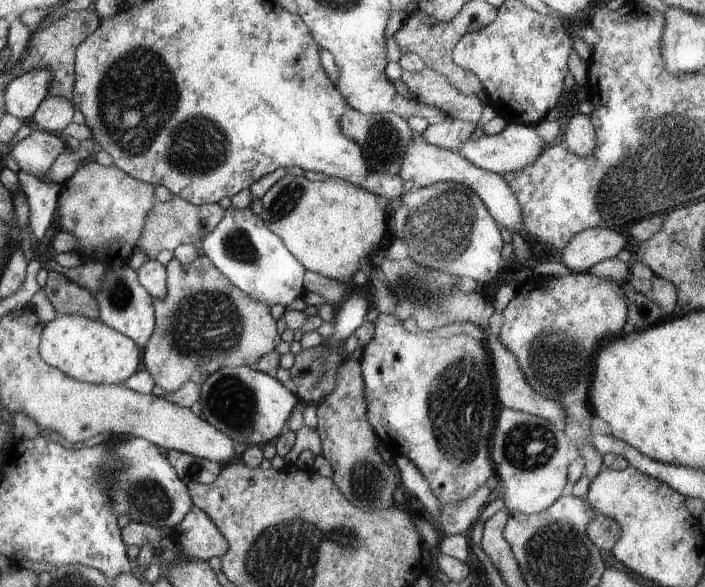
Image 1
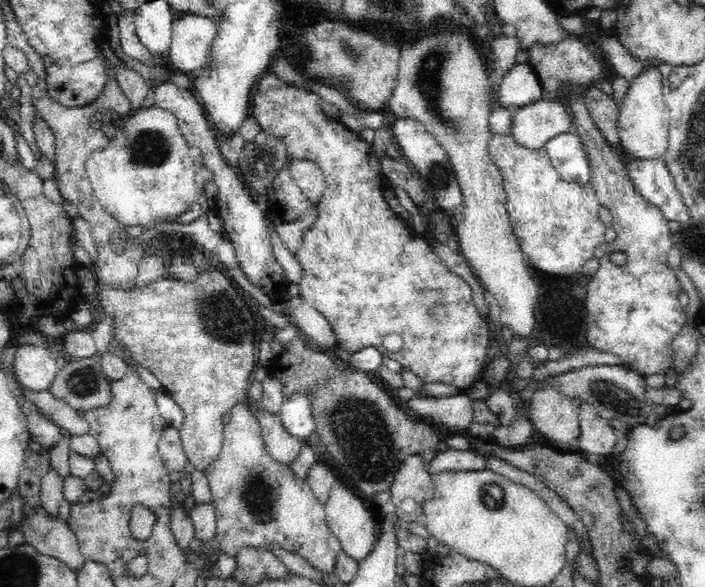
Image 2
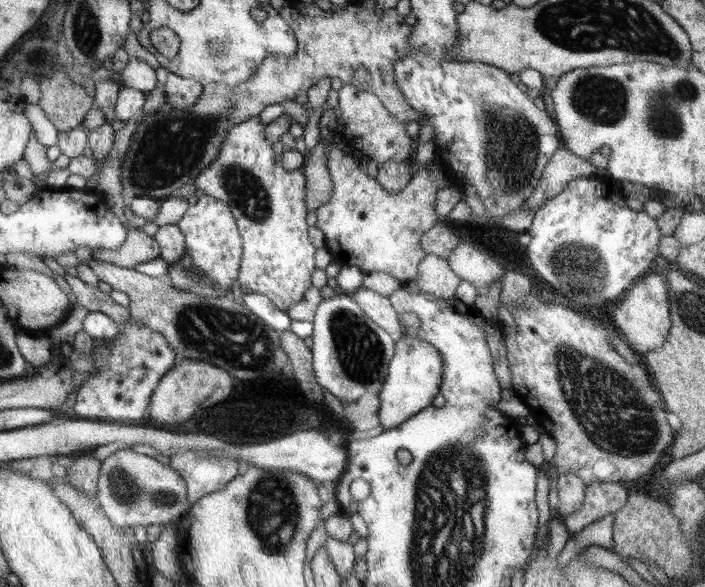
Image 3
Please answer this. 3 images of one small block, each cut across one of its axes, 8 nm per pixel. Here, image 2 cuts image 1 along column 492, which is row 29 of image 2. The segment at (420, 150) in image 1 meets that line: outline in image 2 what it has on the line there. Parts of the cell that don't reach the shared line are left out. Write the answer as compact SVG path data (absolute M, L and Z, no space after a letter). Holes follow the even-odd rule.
M186 14L174 22L170 62L178 72L192 74L208 62L210 46L216 38L216 20Z

